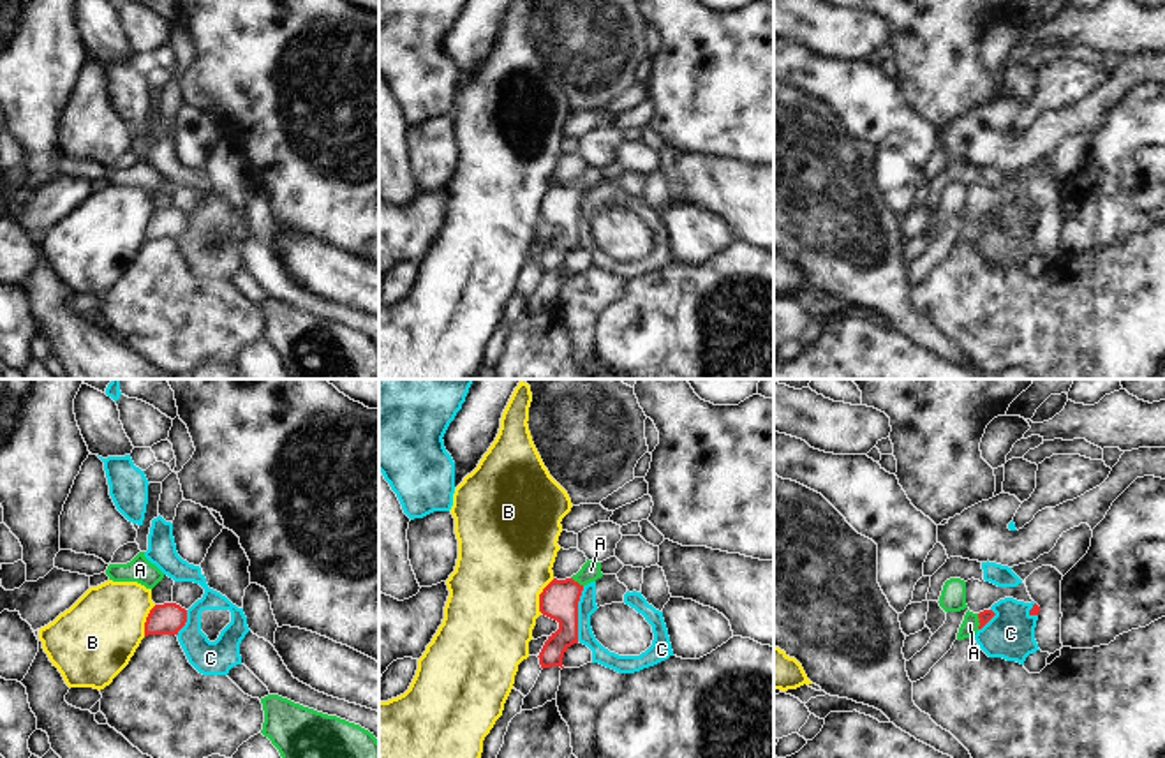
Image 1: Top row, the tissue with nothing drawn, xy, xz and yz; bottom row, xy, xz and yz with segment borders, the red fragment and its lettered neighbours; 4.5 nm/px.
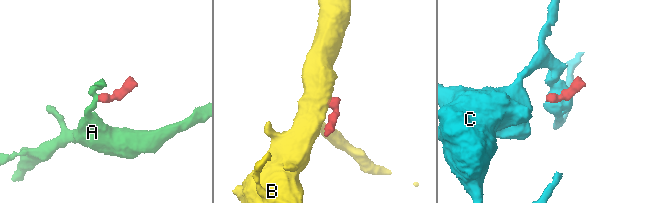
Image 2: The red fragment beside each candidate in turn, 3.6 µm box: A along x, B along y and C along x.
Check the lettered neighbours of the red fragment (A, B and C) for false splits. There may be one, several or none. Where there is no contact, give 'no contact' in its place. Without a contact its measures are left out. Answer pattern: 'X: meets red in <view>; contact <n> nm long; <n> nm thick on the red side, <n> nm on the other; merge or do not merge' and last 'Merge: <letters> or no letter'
A: meets red in yz; contact 70 nm long; 60 nm thick on the red side, 80 nm on the other; merge
B: meets red in xz; contact 170 nm long; 180 nm thick on the red side, 440 nm on the other; do not merge
C: meets red in xz; contact 260 nm long; 180 nm thick on the red side, 80 nm on the other; do not merge
Merge: A

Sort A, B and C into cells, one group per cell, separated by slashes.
A / B / C

